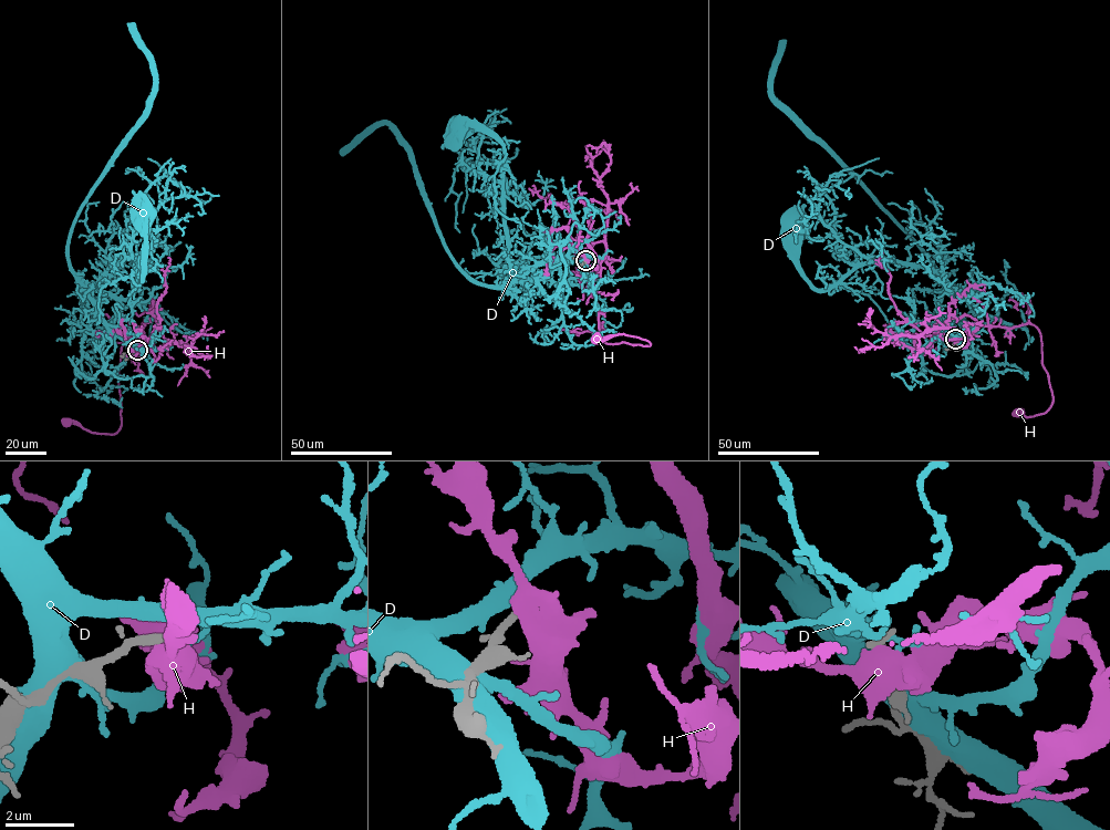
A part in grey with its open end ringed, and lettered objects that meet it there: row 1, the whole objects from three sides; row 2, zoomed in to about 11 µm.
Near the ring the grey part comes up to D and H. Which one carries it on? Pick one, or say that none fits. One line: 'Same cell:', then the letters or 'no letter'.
Same cell: no letter

